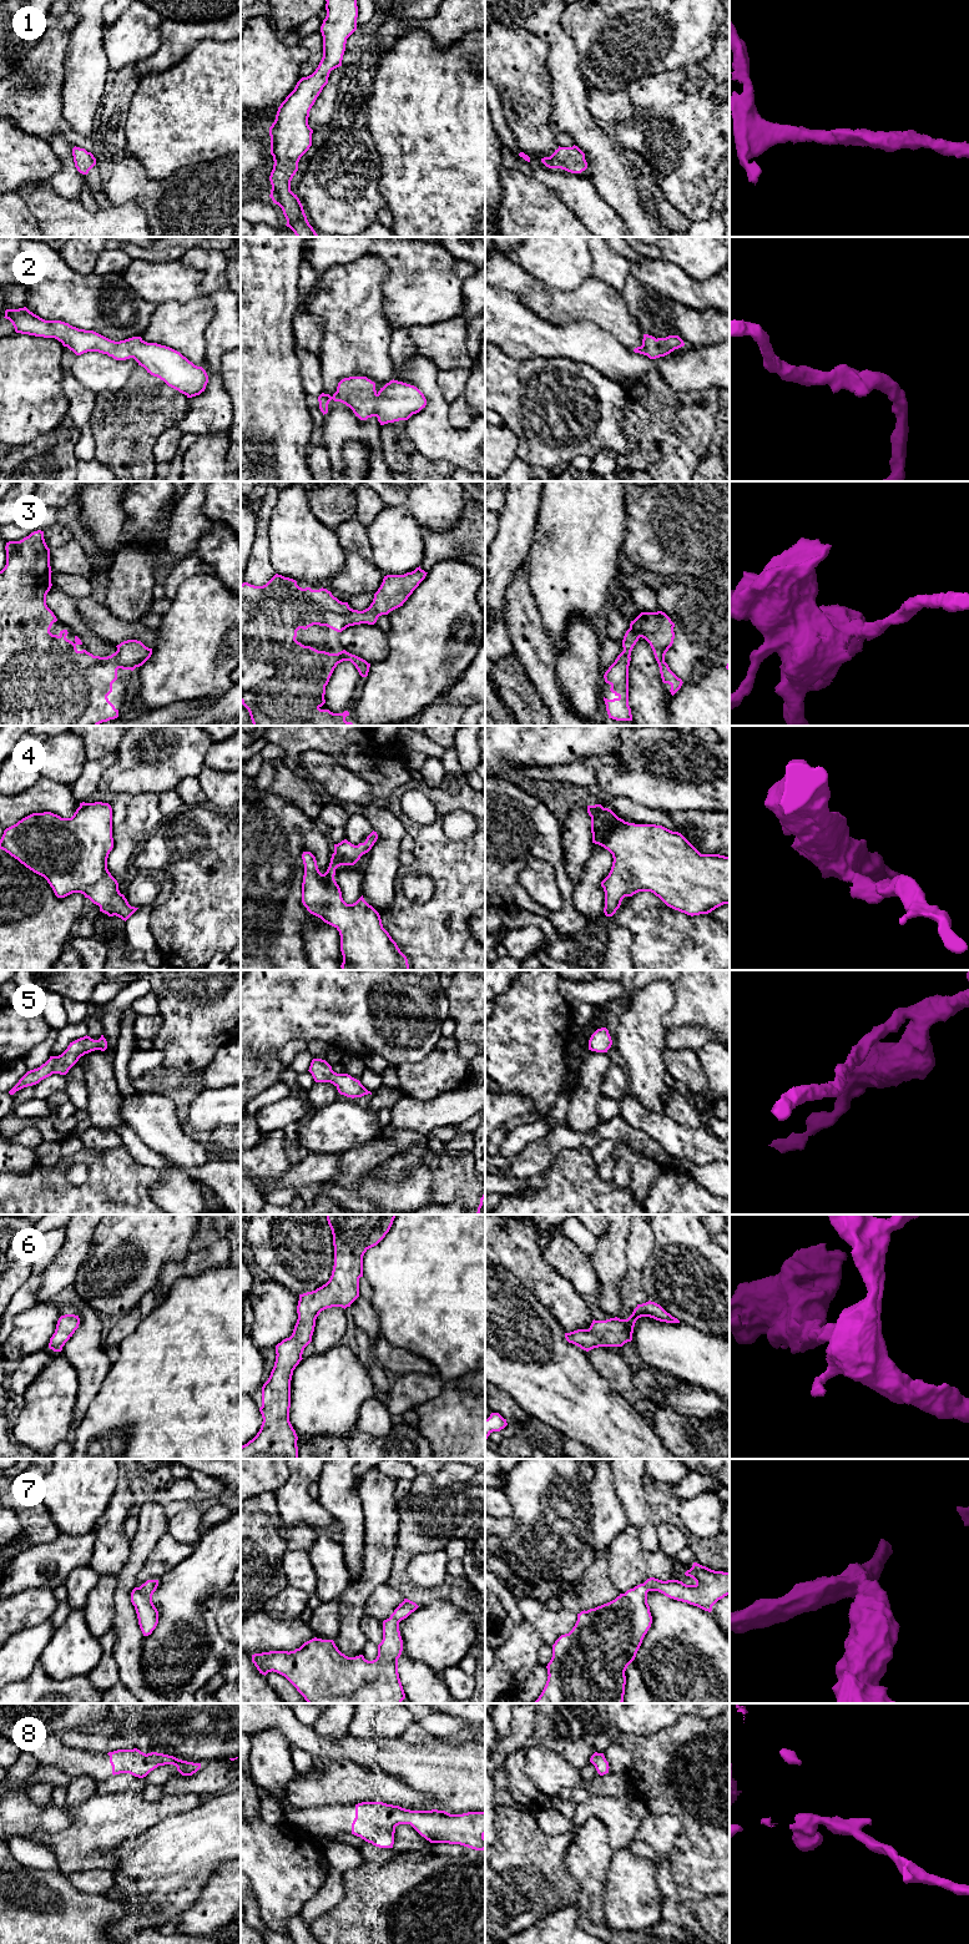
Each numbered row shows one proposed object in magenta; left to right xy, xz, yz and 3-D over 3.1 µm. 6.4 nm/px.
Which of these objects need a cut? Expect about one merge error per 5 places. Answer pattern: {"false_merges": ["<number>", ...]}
{"false_merges": []}

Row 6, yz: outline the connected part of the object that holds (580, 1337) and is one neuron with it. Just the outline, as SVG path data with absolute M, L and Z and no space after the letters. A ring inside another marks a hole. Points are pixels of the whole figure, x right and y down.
M646 1302L637 1304L627 1319L617 1317L606 1321L592 1321L589 1329L577 1329L565 1333L569 1343L589 1352L599 1347L622 1347L632 1340L635 1323L641 1317L650 1317L660 1322L680 1323L680 1321L667 1313L660 1304Z

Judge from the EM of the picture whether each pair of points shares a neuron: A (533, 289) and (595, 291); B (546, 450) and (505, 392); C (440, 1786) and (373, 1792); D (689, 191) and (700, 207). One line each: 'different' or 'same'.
A: same
B: same
C: different
D: same

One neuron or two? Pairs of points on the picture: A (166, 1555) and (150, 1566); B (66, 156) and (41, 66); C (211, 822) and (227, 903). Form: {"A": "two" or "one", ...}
{"A": "one", "B": "two", "C": "one"}

